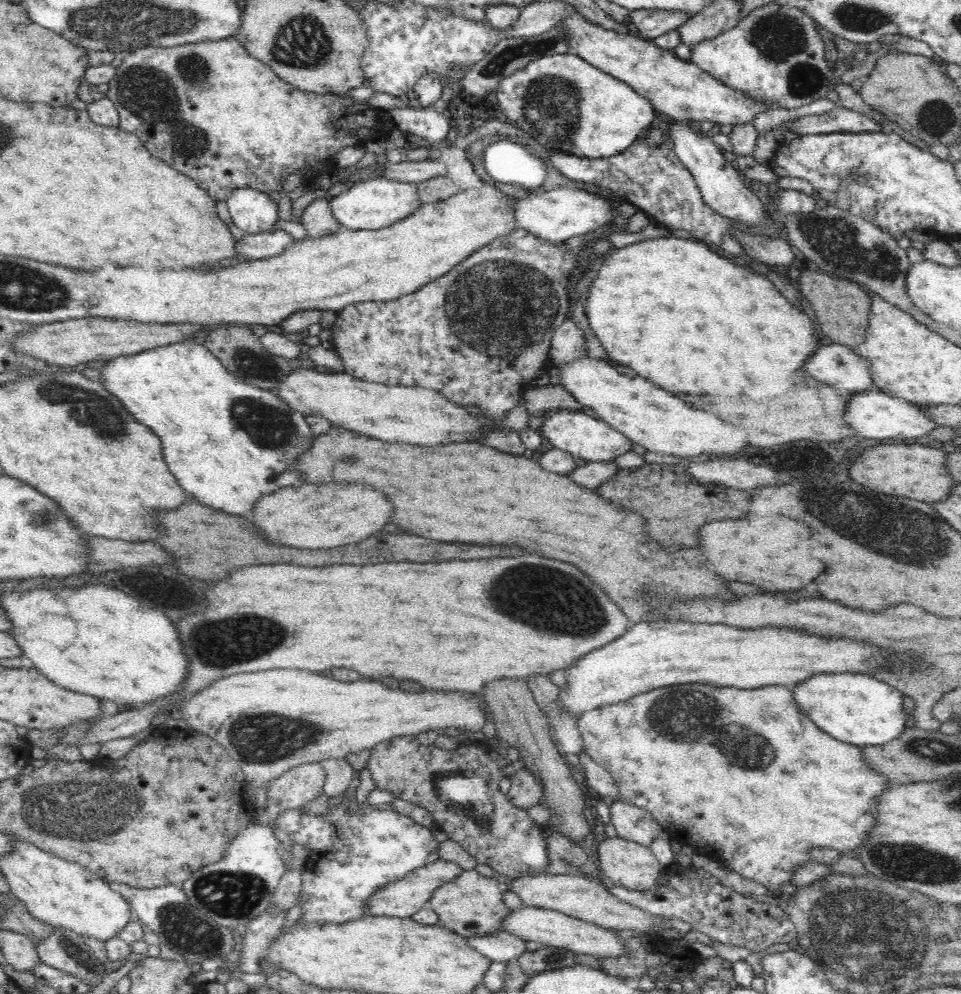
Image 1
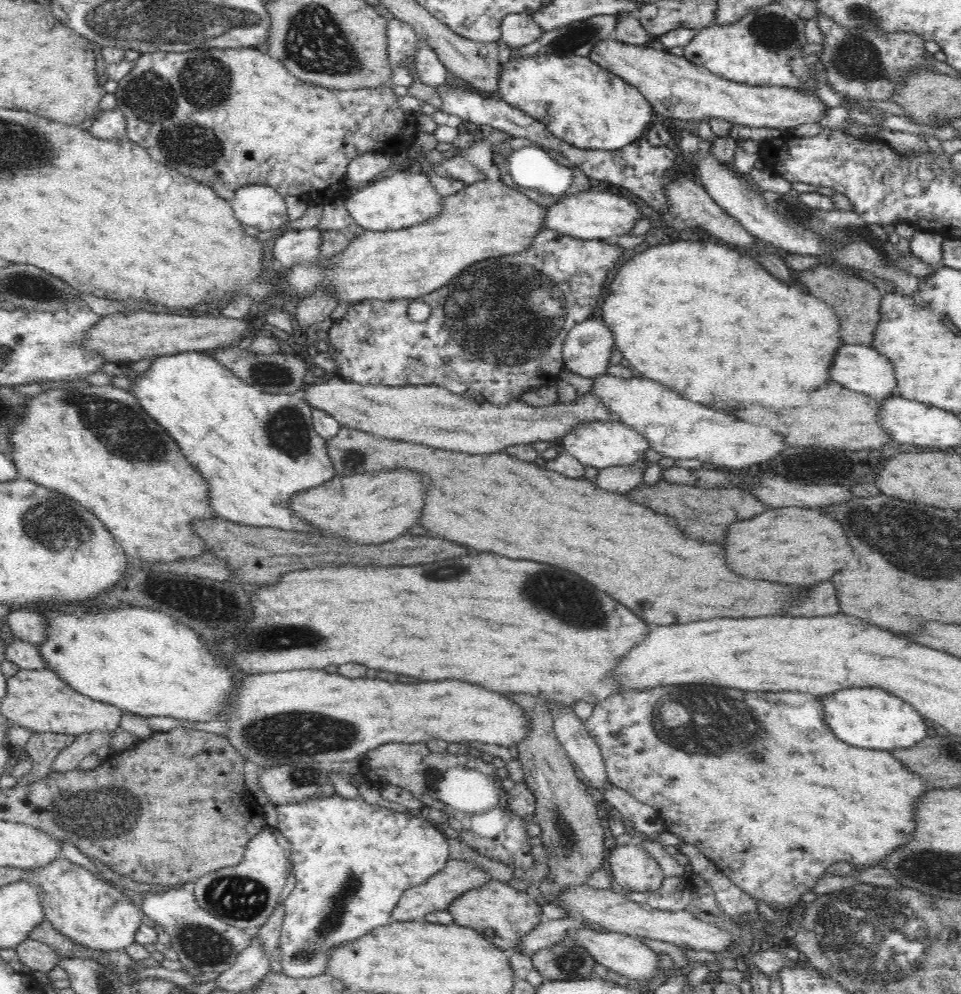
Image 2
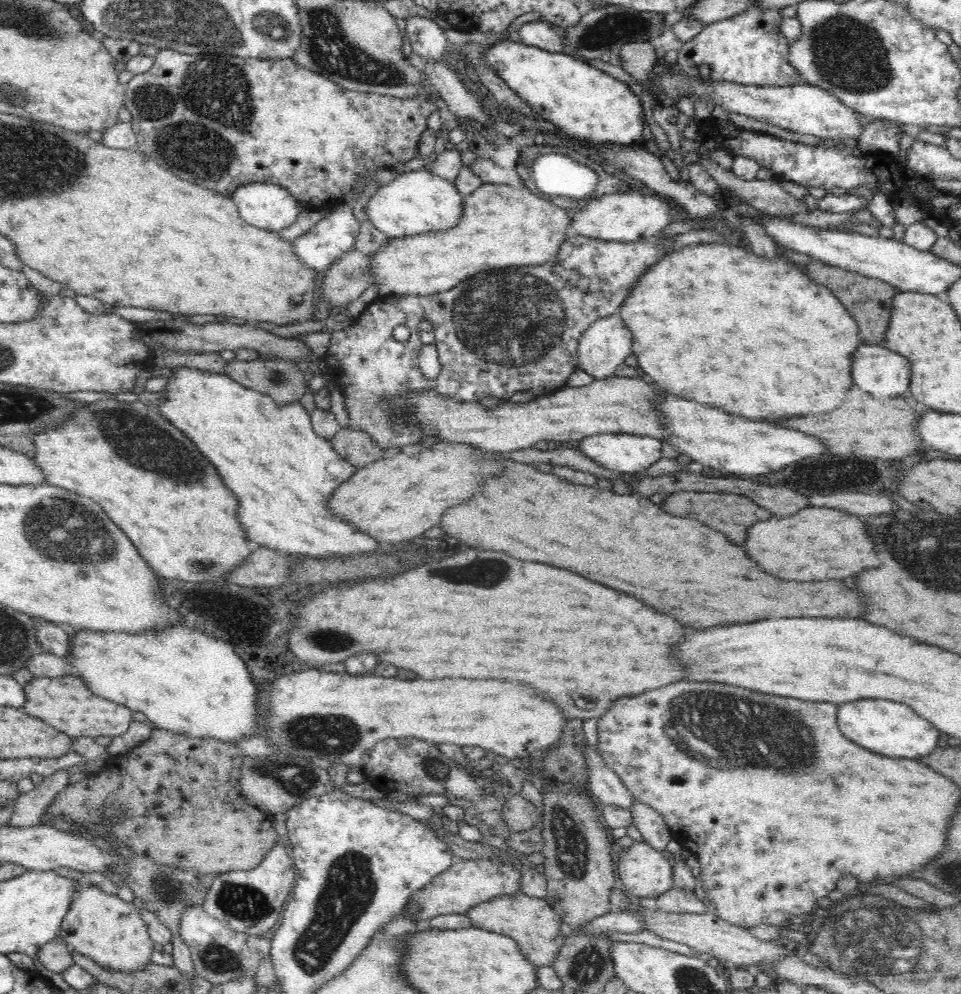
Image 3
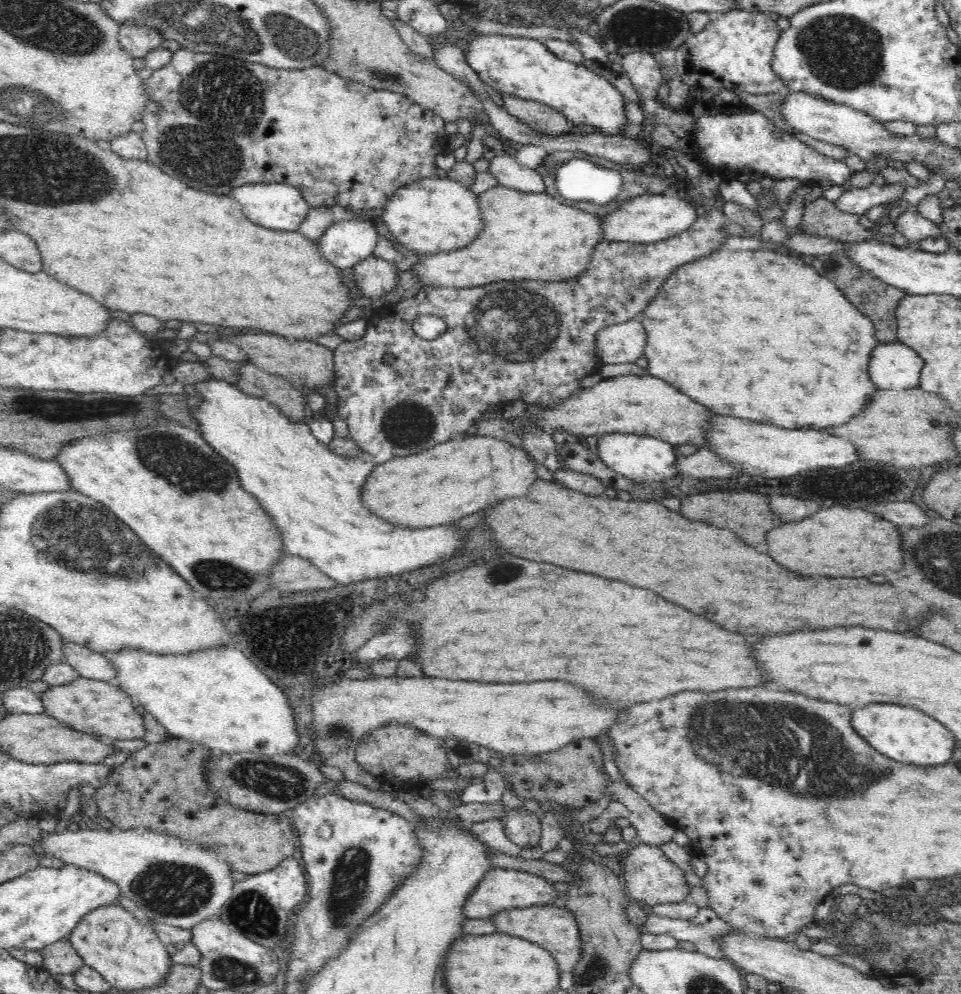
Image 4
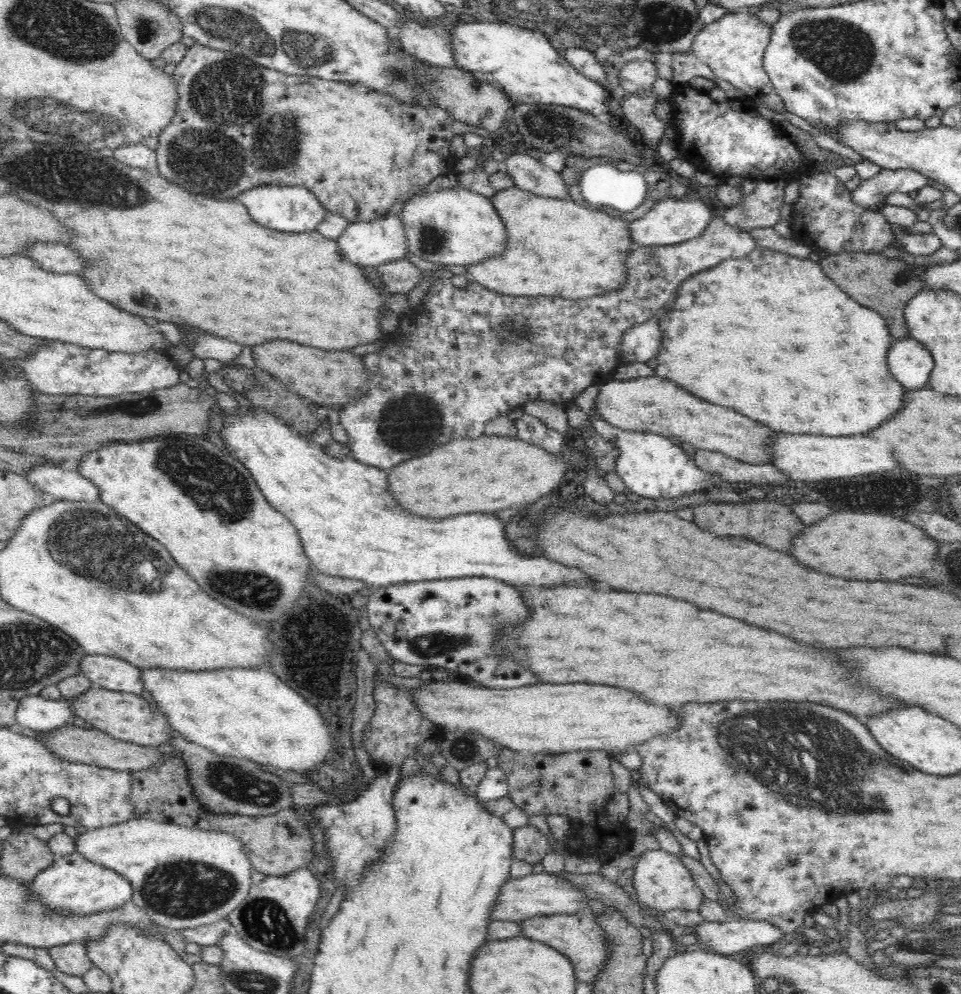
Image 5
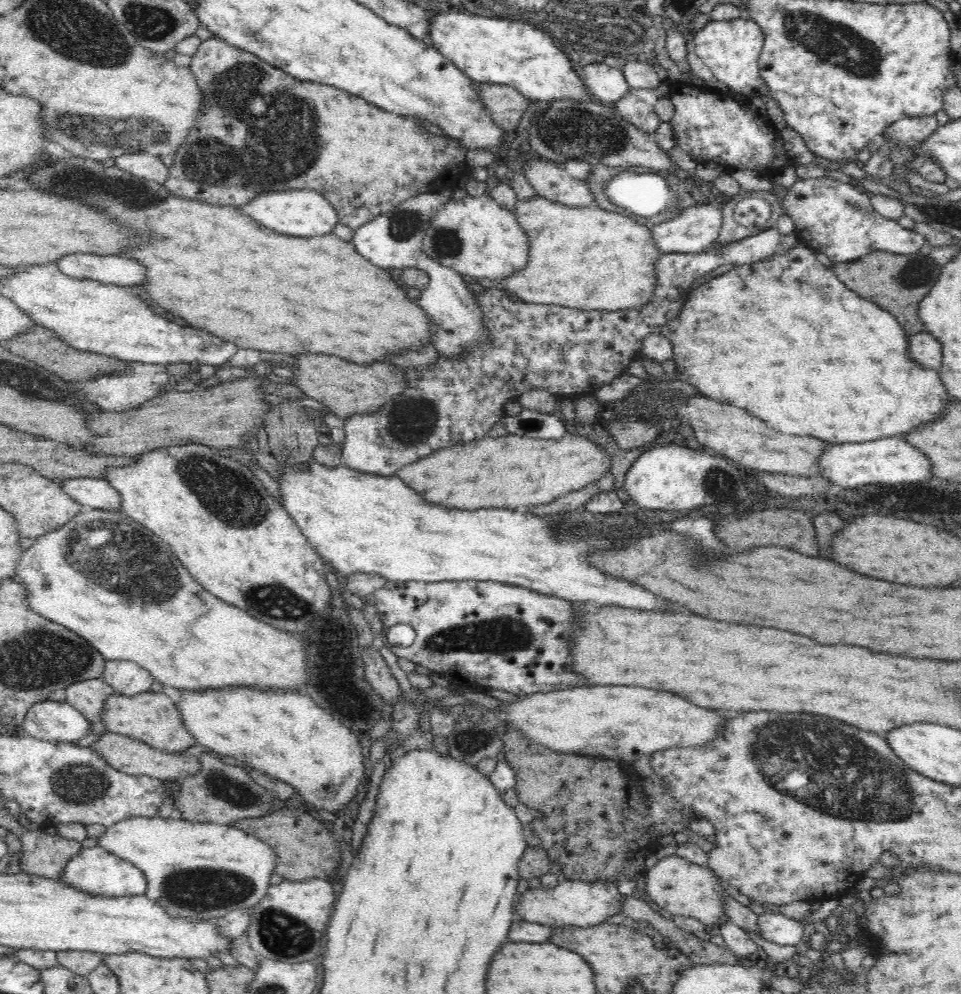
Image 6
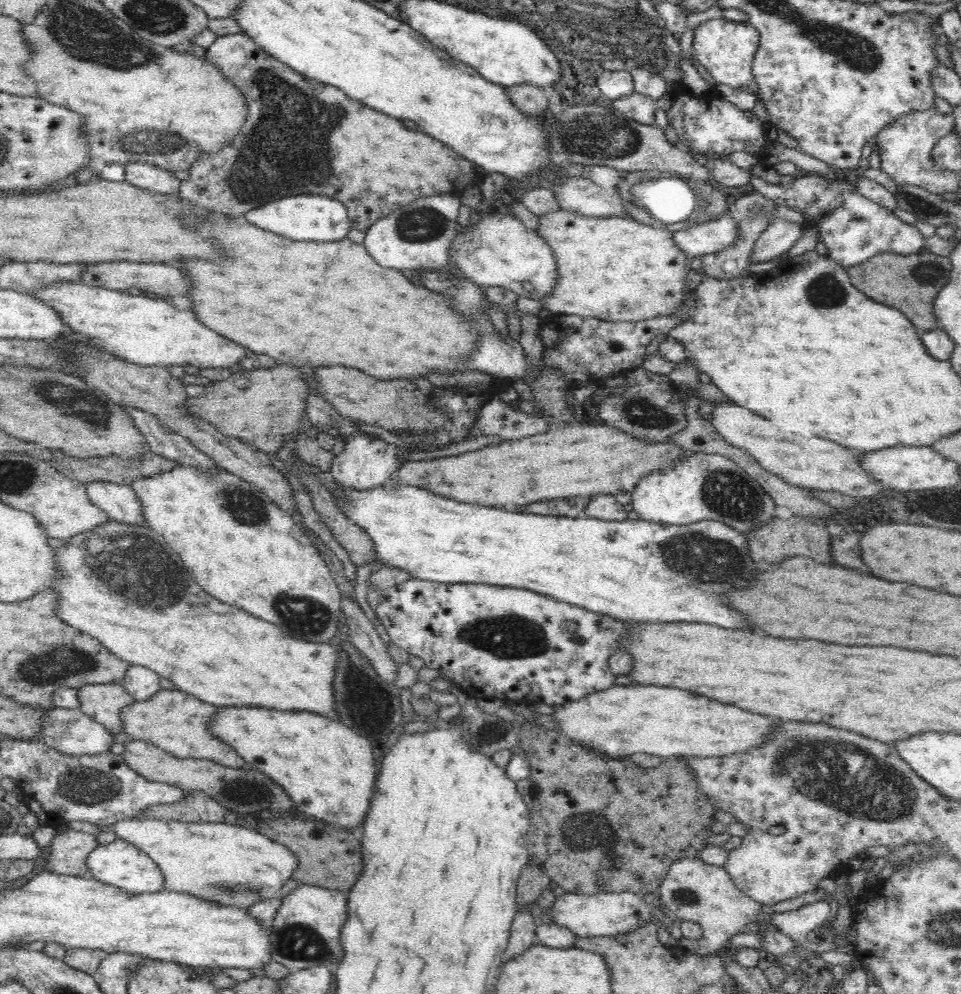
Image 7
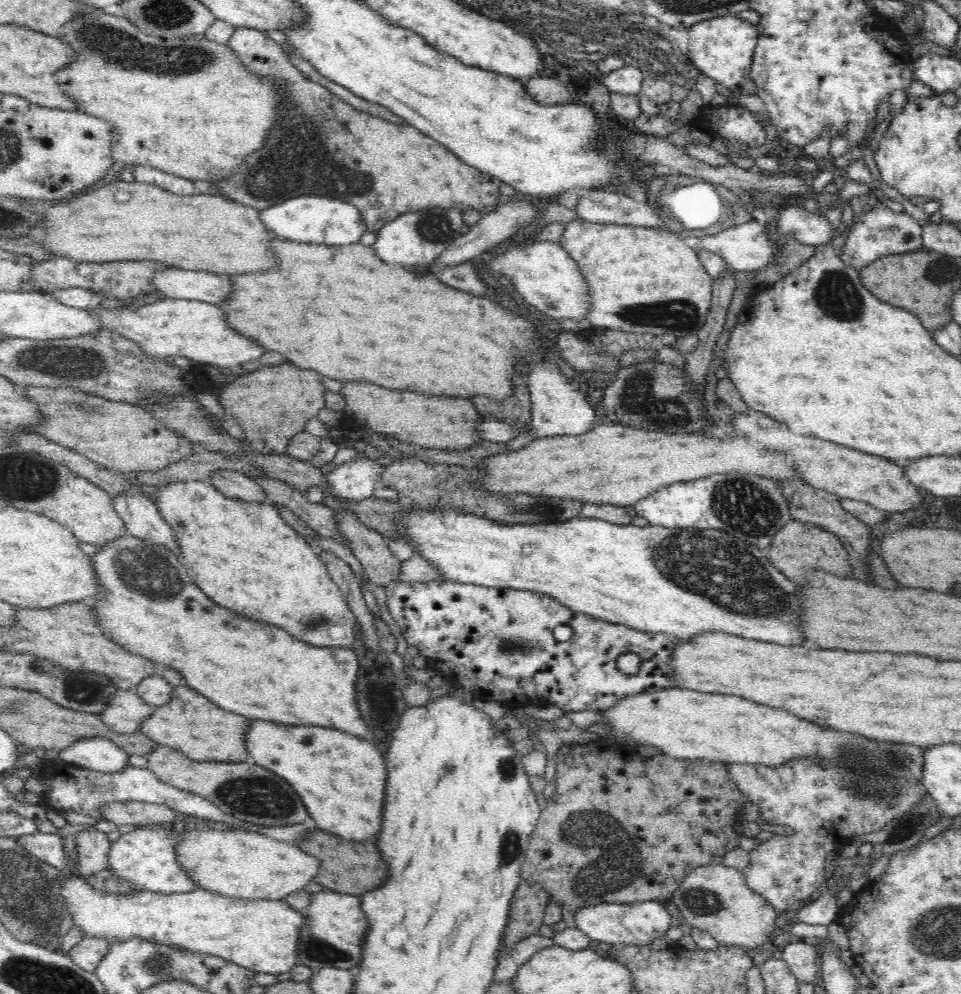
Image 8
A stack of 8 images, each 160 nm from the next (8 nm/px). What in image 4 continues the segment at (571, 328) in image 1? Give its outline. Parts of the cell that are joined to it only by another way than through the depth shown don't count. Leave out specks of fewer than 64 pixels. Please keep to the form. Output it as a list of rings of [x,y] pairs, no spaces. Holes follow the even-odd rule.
[[[637,318],[600,328],[596,332],[596,357],[600,366],[635,362],[644,350],[646,331]]]

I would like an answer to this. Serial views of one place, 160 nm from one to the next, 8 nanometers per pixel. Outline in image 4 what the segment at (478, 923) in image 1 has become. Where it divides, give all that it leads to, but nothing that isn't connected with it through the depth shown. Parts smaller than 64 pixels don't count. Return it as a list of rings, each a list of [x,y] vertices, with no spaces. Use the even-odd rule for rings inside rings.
[[[558,903],[501,910],[500,913],[493,914],[490,921],[494,923],[498,933],[523,938],[549,950],[560,972],[572,971],[581,958],[581,933],[577,919],[571,911]]]

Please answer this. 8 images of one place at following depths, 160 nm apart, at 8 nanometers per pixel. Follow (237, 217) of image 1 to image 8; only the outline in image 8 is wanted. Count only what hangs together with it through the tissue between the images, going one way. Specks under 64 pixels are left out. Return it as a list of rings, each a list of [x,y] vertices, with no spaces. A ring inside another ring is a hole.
[[[322,195],[297,196],[261,210],[262,221],[268,229],[278,232],[283,238],[311,245],[346,246],[360,243],[368,227],[359,216],[360,209],[357,206]]]

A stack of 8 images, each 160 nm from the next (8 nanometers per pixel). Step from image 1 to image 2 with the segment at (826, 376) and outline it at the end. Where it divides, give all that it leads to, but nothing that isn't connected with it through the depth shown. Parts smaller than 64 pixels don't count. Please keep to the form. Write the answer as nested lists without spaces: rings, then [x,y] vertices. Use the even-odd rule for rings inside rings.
[[[846,344],[836,350],[836,356],[830,366],[830,380],[842,384],[844,388],[854,392],[861,392],[875,399],[882,399],[894,396],[896,393],[896,377],[894,377],[894,367],[886,355],[860,344]]]

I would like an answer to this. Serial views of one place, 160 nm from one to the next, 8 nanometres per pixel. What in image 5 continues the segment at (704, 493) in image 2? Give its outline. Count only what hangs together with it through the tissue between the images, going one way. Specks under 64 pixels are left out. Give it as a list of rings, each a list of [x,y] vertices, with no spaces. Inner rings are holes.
[[[760,499],[737,503],[721,503],[711,500],[692,505],[691,508],[694,522],[698,526],[702,526],[706,532],[714,532],[720,536],[722,534],[744,536],[752,542],[760,542],[760,544],[766,544],[766,546],[770,546],[774,550],[782,550],[782,552],[788,552],[792,548],[790,538],[804,528],[804,524],[796,514],[792,513],[792,509],[788,505],[773,500]]]

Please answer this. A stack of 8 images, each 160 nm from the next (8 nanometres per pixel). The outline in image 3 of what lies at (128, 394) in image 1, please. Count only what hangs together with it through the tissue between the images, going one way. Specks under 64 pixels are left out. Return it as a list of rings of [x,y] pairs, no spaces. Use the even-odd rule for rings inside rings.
[[[176,366],[172,369],[172,374],[167,378],[165,386],[158,392],[163,392],[163,397],[154,410],[157,410],[162,417],[169,419],[175,427],[178,427],[196,446],[198,450],[202,450],[202,454],[206,454],[206,458],[210,458],[210,462],[214,462],[218,474],[222,474],[222,480],[226,482],[226,488],[232,490],[234,494],[238,494],[238,515],[240,516],[241,526],[245,530],[245,535],[253,546],[261,546],[273,549],[276,552],[286,553],[290,555],[302,555],[315,558],[336,558],[336,556],[344,556],[348,558],[350,554],[362,554],[362,552],[374,552],[380,544],[376,540],[372,540],[365,532],[357,531],[357,527],[345,523],[337,515],[329,510],[328,499],[336,492],[338,486],[344,481],[348,481],[350,476],[356,472],[353,463],[346,462],[331,445],[329,439],[322,438],[316,434],[311,423],[311,414],[299,400],[294,400],[280,406],[271,394],[258,392],[257,390],[246,388],[233,378],[226,374],[218,374],[216,372],[196,370],[189,366]]]

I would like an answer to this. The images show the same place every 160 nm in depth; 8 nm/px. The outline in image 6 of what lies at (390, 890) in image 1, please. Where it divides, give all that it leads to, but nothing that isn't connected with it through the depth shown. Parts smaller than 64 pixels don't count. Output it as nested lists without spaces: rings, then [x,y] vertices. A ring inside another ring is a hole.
[[[565,880],[558,883],[554,890],[546,890],[543,886],[527,889],[515,901],[517,919],[540,923],[551,927],[574,926],[580,928],[594,928],[607,923],[612,916],[620,916],[624,895],[618,886],[611,882],[580,882]]]

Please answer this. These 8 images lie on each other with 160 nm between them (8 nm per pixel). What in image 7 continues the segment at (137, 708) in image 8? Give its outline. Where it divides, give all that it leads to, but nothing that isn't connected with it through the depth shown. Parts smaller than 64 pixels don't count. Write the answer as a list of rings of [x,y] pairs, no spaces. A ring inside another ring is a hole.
[[[86,684],[80,687],[81,711],[102,723],[114,736],[124,734],[122,710],[137,700],[122,684]]]

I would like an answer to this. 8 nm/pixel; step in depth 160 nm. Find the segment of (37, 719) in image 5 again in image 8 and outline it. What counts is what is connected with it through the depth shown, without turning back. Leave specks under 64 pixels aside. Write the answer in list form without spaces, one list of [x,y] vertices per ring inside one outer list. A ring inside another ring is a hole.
[[[86,738],[59,753],[60,760],[76,767],[118,774],[130,766],[130,756],[107,738]]]

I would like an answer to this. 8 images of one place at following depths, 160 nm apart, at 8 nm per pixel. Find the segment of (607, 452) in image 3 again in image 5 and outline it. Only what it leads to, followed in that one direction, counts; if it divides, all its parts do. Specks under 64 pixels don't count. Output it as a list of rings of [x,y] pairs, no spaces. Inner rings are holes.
[[[589,385],[578,394],[574,401],[581,410],[591,416],[591,424],[598,435],[611,442],[614,449],[618,449],[614,472],[634,494],[640,494],[646,498],[656,498],[656,500],[678,498],[678,496],[684,496],[686,492],[700,492],[708,486],[720,484],[720,475],[704,471],[701,467],[696,466],[694,459],[689,458],[682,451],[682,447],[672,443],[671,439],[658,434],[625,431],[600,419],[598,415],[592,415],[598,390],[599,385]]]

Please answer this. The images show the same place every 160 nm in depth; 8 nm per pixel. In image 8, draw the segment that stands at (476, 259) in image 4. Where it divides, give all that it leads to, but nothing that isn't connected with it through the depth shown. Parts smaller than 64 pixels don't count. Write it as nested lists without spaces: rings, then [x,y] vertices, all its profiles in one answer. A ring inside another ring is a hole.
[[[579,217],[578,220],[566,224],[566,232],[562,234],[562,238],[560,238],[560,242],[558,243],[578,262],[578,265],[581,266],[582,273],[586,275],[586,279],[588,279],[590,283],[590,289],[593,290],[593,306],[592,312],[588,314],[586,320],[592,322],[598,329],[628,334],[651,334],[654,337],[662,336],[662,334],[670,334],[670,336],[674,336],[674,338],[678,338],[678,340],[686,338],[686,336],[696,336],[698,332],[705,330],[706,318],[709,317],[710,306],[712,306],[713,278],[710,276],[710,273],[704,269],[704,265],[702,265],[698,253],[690,246],[689,240],[682,240],[682,238],[678,238],[676,234],[658,232],[658,230],[654,228],[598,224],[588,222]]]

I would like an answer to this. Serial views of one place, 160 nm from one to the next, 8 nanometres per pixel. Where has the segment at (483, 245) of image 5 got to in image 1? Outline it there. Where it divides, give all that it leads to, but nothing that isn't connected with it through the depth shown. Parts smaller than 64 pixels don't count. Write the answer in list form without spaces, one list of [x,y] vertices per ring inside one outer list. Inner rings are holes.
[[[384,177],[356,183],[346,192],[335,196],[329,203],[332,217],[342,228],[352,230],[378,230],[386,225],[390,226],[410,216],[410,213],[421,205],[414,183],[398,183]]]

